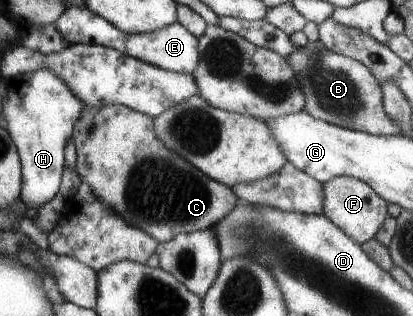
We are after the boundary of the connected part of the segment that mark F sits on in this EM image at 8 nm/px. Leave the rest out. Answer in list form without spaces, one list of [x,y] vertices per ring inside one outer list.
[[[338,175],[322,184],[325,193],[323,214],[348,236],[353,237],[359,245],[373,239],[381,230],[382,223],[389,218],[387,211],[389,202],[365,181],[348,175]]]

